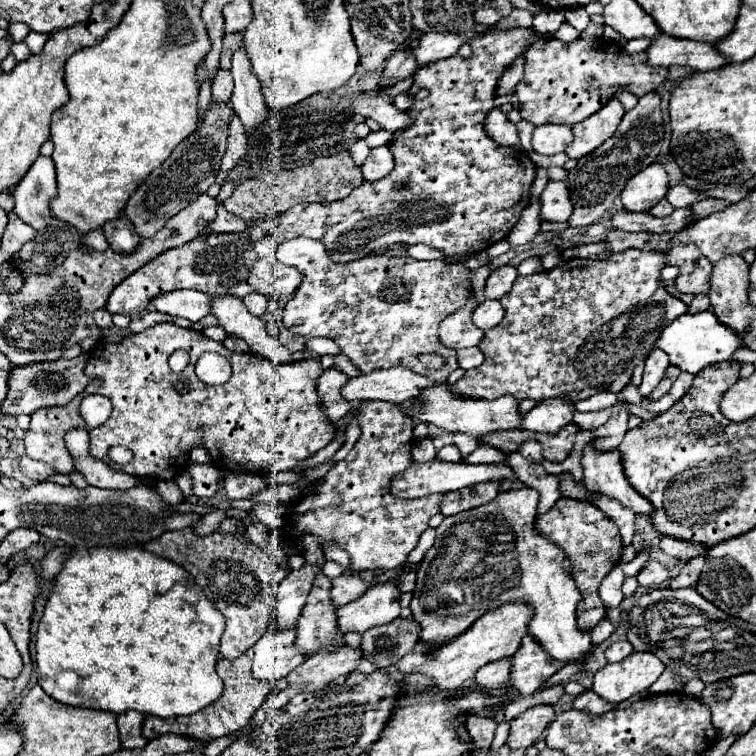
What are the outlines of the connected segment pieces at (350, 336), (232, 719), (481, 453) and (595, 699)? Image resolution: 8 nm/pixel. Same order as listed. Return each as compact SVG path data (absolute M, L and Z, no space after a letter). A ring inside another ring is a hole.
M293 239L279 247L277 257L281 263L293 265L303 273L301 287L297 295L287 301L283 309L283 325L301 337L327 337L337 341L341 353L345 353L363 373L375 369L389 369L389 367L407 367L411 371L419 371L425 377L433 377L439 383L447 379L451 371L457 369L455 351L447 349L437 339L437 327L445 315L457 311L457 307L465 305L465 299L471 295L469 271L465 265L453 263L447 265L443 261L417 261L411 257L385 257L385 255L369 255L359 261L349 263L335 263L329 259L325 245L315 239ZM421 353L439 353L445 363L441 369L427 369L419 363Z
M247 649L237 659L221 659L217 663L217 673L221 673L221 679L225 683L225 691L211 707L207 707L199 713L187 715L187 717L173 717L173 719L161 719L161 717L149 715L143 723L143 735L147 739L153 739L153 737L159 737L163 733L177 733L177 735L189 735L193 739L201 739L203 743L209 743L217 737L223 737L223 735L229 735L229 733L243 729L273 689L271 683L259 681L253 677L251 663L253 663L253 649Z
M479 445L471 455L463 457L461 461L473 463L473 465L481 465L481 463L503 463L505 465L507 457L501 451L497 451L497 449L489 447L489 445Z
M585 691L585 693L581 693L579 697L575 697L573 707L575 707L575 709L581 709L581 711L589 711L589 713L593 713L593 715L603 715L603 713L615 709L613 703L601 699L595 691Z

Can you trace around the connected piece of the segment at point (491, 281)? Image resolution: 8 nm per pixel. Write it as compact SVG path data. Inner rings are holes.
M503 265L503 267L495 269L485 283L485 297L487 299L501 299L503 295L507 295L511 291L515 279L517 279L515 267Z

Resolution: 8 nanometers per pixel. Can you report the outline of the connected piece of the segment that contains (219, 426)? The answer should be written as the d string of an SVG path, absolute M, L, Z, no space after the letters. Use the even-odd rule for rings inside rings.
M159 323L159 325L145 329L143 333L129 335L123 343L99 341L97 349L91 353L91 359L85 367L85 373L91 379L91 383L71 403L67 403L63 407L43 407L43 409L33 411L31 425L25 431L25 447L27 447L25 453L31 459L39 459L39 461L53 465L63 475L71 473L73 459L65 449L63 435L69 429L85 427L85 421L79 415L79 405L85 399L85 395L103 395L113 403L113 413L105 425L89 431L91 453L105 463L113 463L107 455L107 449L111 445L123 445L123 447L131 449L133 459L123 467L117 465L119 471L125 471L135 477L157 479L157 481L173 479L187 467L189 453L193 447L205 447L213 459L213 465L219 469L231 469L235 473L255 473L255 475L273 475L273 473L281 473L281 471L289 471L289 469L295 469L301 461L315 455L335 437L335 425L329 423L329 419L321 411L321 399L317 395L317 379L323 371L325 369L315 359L305 359L305 361L287 363L287 365L273 365L253 353L249 353L249 355L233 353L233 351L225 349L223 343L217 343L193 329L183 329L173 323ZM175 349L187 349L191 355L189 365L181 373L173 373L167 365L167 357ZM205 351L215 351L215 353L223 355L225 359L229 359L229 363L235 369L241 369L241 383L235 383L229 379L221 387L211 387L211 385L205 385L203 381L199 381L195 375L195 363ZM179 381L187 385L187 391L177 393L173 389L173 385Z

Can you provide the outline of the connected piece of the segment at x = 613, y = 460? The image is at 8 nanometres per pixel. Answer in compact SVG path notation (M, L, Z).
M593 439L585 443L583 459L581 459L583 485L589 487L589 491L597 491L617 499L619 503L633 509L635 513L651 515L653 505L629 485L623 473L623 465L617 461L617 457L621 457L619 449L599 451L593 447Z

